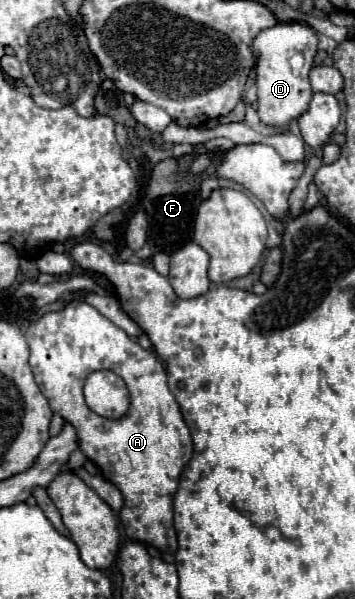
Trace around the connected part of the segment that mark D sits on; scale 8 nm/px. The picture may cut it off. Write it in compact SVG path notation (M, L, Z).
M277 22L275 26L259 32L253 40L253 54L257 58L257 114L263 124L287 126L307 110L313 96L309 70L317 54L317 44L319 32L303 22Z

